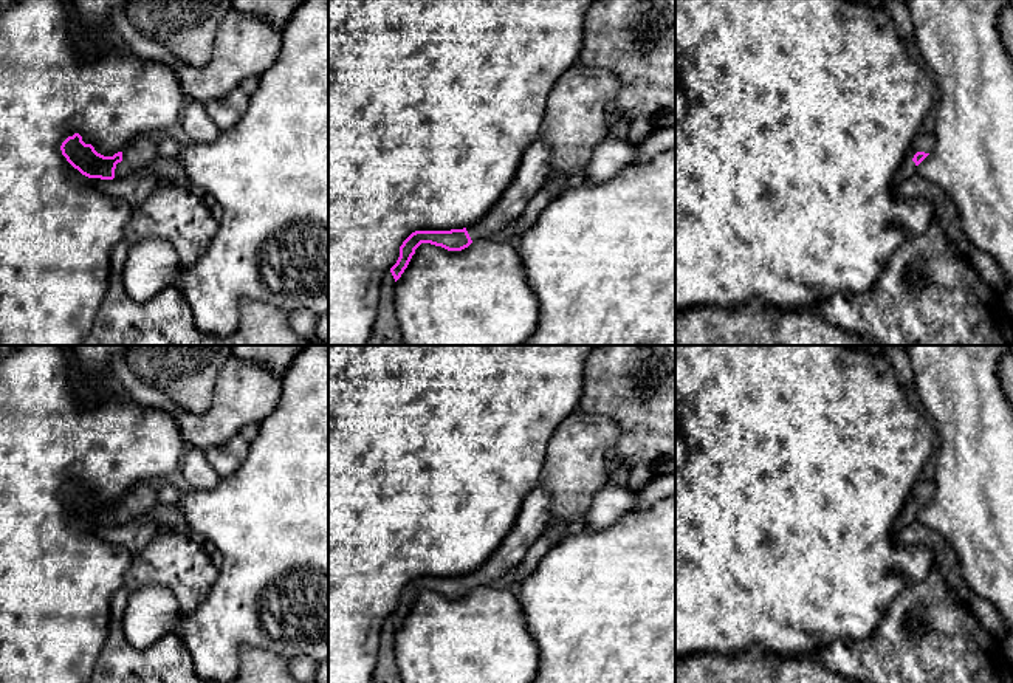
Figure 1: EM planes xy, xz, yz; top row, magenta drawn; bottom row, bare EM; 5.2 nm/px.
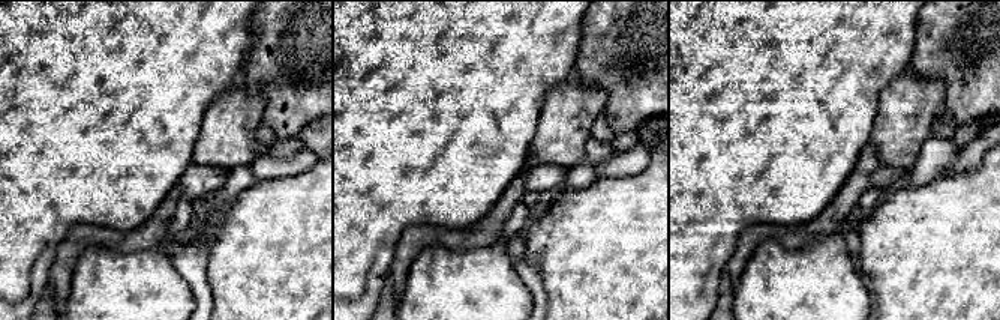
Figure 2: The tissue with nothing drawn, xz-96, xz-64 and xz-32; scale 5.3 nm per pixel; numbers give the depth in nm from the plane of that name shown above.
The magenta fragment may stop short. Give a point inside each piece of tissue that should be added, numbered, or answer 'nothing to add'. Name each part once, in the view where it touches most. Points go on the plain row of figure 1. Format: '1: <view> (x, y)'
1: xy (140, 499)

